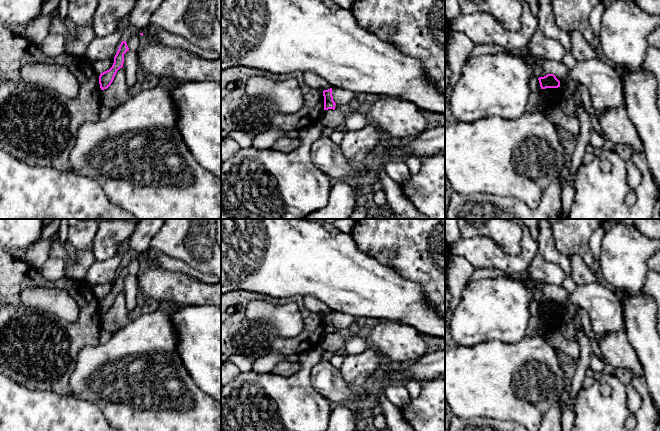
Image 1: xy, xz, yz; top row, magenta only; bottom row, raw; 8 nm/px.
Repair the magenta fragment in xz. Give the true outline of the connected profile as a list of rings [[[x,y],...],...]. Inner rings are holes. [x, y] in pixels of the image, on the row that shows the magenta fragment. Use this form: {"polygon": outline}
{"polygon": [[[332,88],[323,91],[324,96],[324,110],[333,109],[335,110],[336,103],[333,100]]]}

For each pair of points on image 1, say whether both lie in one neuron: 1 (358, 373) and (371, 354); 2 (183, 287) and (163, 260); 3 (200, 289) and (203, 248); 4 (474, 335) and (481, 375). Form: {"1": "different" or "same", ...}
{"1": "same", "2": "different", "3": "different", "4": "different"}

